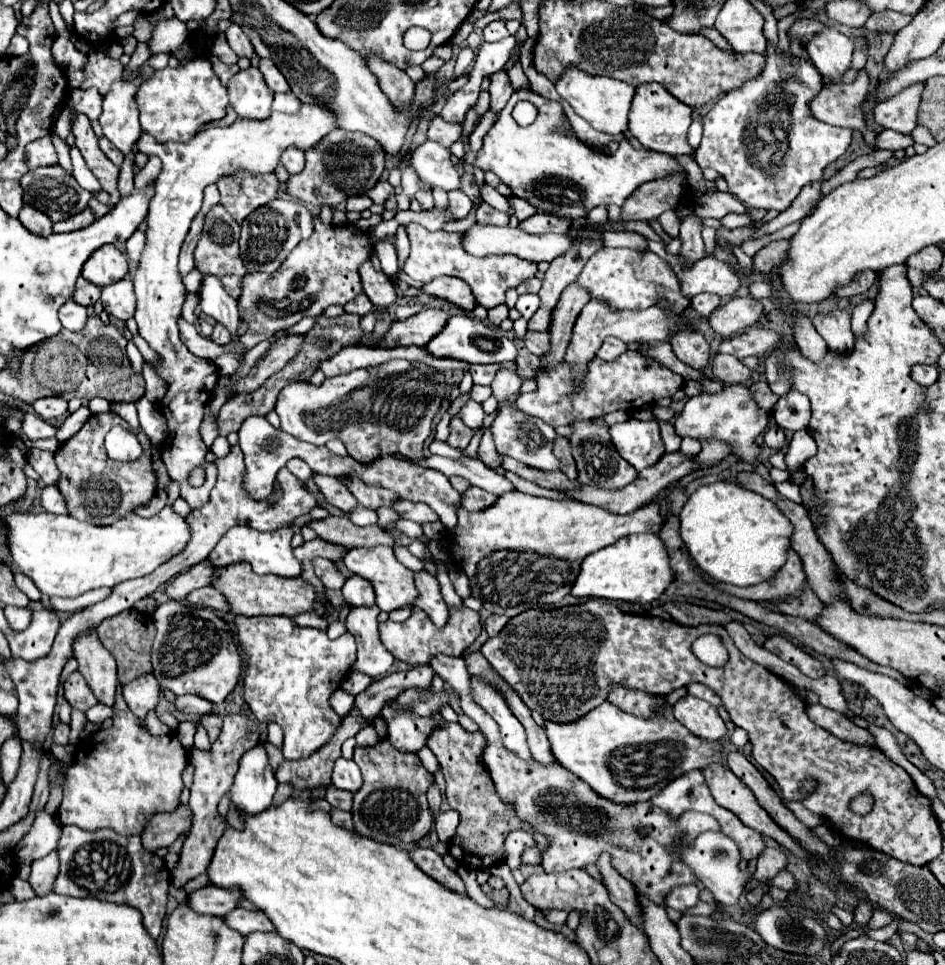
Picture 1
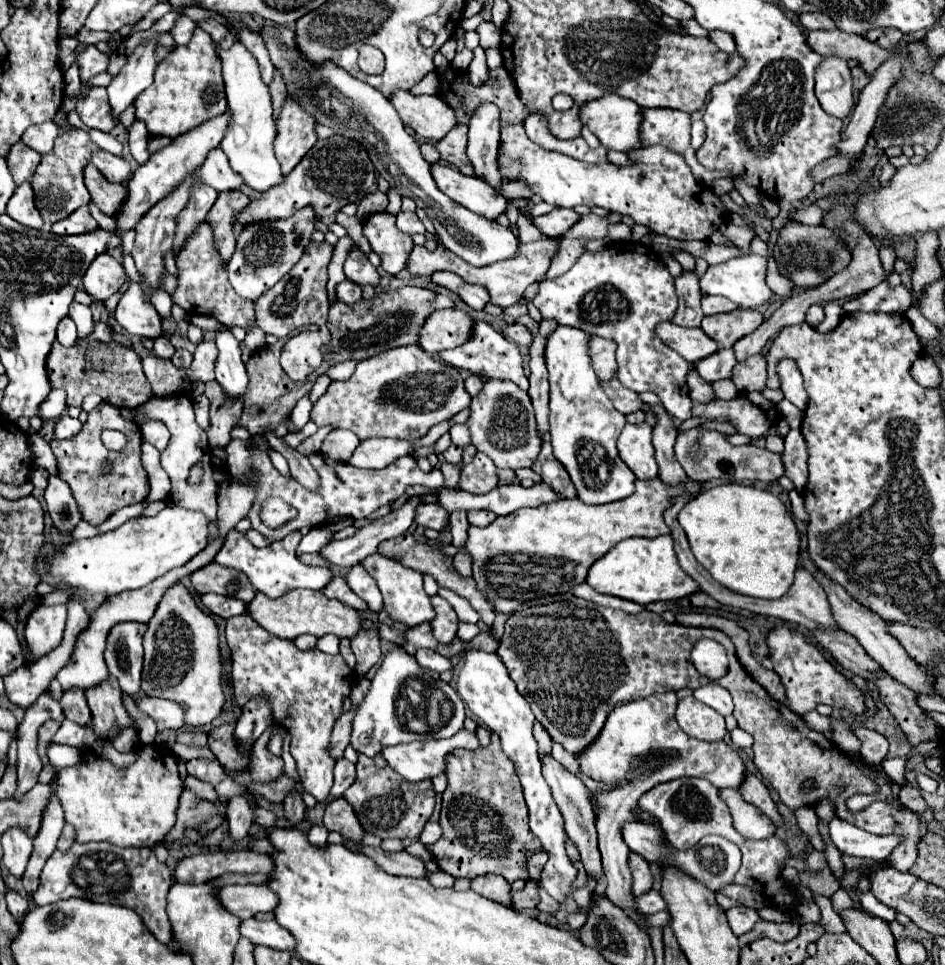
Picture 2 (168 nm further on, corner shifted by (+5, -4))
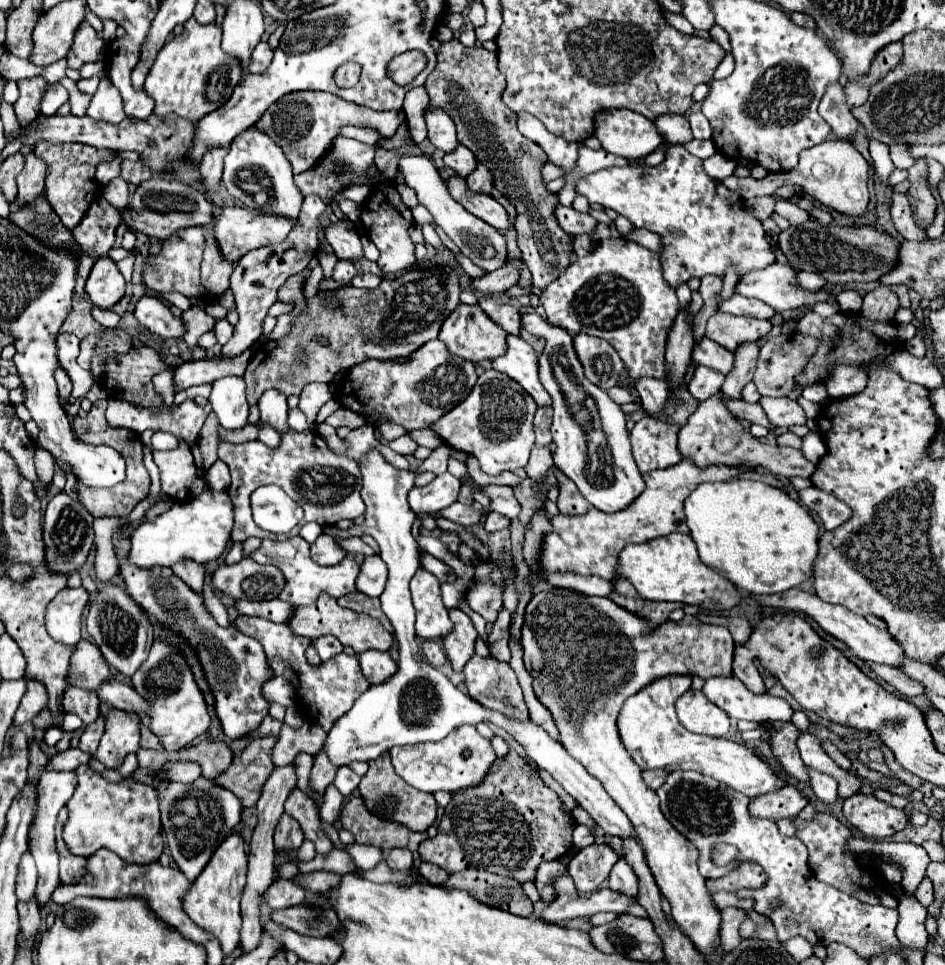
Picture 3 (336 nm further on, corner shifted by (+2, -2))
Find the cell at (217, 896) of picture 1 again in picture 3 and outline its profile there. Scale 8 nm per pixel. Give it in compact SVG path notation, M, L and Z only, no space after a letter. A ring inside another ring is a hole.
M284 878L274 880L262 896L262 902L266 902L266 906L270 906L272 910L298 906L304 900L306 900L306 892L300 886L296 886L292 880L284 880Z

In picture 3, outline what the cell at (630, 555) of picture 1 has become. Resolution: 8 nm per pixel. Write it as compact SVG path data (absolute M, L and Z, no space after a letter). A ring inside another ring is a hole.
M672 534L642 544L630 544L620 552L616 564L616 578L628 578L636 592L646 600L664 600L664 602L684 602L704 608L728 610L740 602L738 588L728 582L724 576L700 562L696 544L688 534Z

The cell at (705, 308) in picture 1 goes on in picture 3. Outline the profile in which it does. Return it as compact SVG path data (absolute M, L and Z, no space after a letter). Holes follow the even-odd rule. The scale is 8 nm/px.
M730 296L728 300L722 300L718 306L720 312L730 312L730 314L740 314L740 316L754 316L754 318L766 318L770 320L774 316L774 310L754 298L744 298L744 296Z

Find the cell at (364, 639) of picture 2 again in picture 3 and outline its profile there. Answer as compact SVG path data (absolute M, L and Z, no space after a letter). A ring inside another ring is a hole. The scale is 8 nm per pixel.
M366 650L366 652L358 654L358 660L360 660L360 668L370 684L380 684L396 672L396 662L390 658L388 652Z

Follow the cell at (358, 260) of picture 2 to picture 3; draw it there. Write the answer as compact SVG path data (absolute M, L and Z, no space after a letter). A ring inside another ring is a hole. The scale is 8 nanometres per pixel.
M340 220L340 222L332 224L326 230L326 240L334 248L334 254L338 256L338 260L358 262L364 256L360 236L354 230L354 224L350 220Z

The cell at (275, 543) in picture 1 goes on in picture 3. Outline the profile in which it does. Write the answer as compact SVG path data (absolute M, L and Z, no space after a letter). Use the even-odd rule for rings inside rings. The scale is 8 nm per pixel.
M294 536L288 538L284 542L274 542L274 540L264 540L262 546L258 550L254 550L250 554L252 560L258 560L258 564L272 564L276 568L280 568L280 572L284 574L284 588L280 592L280 600L290 602L294 606L304 606L304 604L312 604L316 600L316 596L320 592L326 592L332 598L344 596L348 592L354 592L356 586L356 576L358 576L358 564L352 558L344 558L340 564L334 566L318 566L316 562L310 560L310 550L308 550L308 542L302 536Z

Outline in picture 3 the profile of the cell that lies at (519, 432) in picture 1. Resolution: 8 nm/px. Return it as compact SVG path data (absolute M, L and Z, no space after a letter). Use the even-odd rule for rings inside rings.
M486 370L470 396L444 414L432 428L452 446L464 450L480 460L480 466L486 474L496 476L504 470L524 468L530 458L534 444L532 420L536 412L536 402L528 392L520 388L512 378L496 370Z

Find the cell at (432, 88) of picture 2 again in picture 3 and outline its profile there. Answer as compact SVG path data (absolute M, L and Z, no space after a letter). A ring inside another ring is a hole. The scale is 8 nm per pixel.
M418 86L406 94L404 112L407 118L409 132L416 145L427 138L427 128L424 120L424 110L428 106L428 92L424 86Z

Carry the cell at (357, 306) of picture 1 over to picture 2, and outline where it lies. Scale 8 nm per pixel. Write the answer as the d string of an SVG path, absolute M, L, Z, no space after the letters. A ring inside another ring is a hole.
M343 280L341 284L337 284L335 292L337 292L337 298L347 304L353 304L361 298L361 286L357 286L355 282L349 282L349 280Z

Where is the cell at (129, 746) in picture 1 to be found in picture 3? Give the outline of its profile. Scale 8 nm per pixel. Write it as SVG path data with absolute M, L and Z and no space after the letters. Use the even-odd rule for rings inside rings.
M78 766L74 772L78 776L78 786L66 804L70 818L64 826L64 842L70 852L90 856L100 848L108 848L128 862L156 862L164 850L164 838L160 834L160 798L156 788L130 780L112 784L88 766Z

